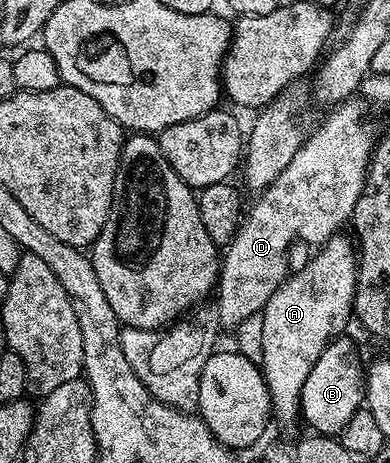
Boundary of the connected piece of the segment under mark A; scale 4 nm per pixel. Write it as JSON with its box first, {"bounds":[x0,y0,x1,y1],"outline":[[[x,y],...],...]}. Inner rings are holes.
{"bounds":[261,233,359,423],"outline":[[[343,233],[332,235],[296,275],[295,272],[288,274],[287,280],[277,288],[273,297],[269,297],[261,312],[262,345],[264,345],[261,370],[269,389],[272,416],[283,423],[291,423],[295,418],[296,420],[300,418],[302,386],[305,385],[306,377],[312,372],[313,365],[317,363],[322,351],[332,340],[338,339],[347,331],[347,322],[352,322],[359,261],[356,244],[350,238],[348,239],[343,236]]]}

